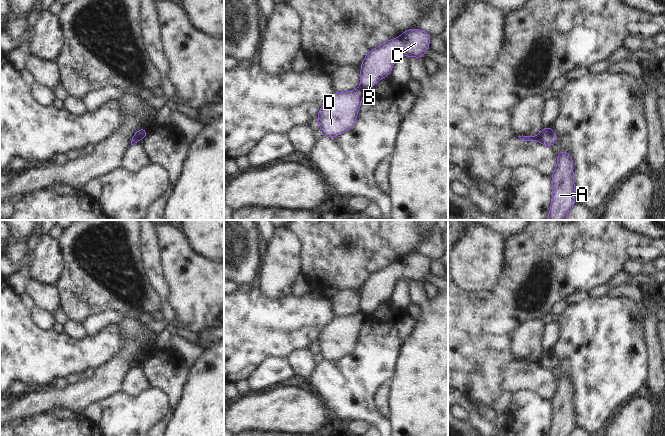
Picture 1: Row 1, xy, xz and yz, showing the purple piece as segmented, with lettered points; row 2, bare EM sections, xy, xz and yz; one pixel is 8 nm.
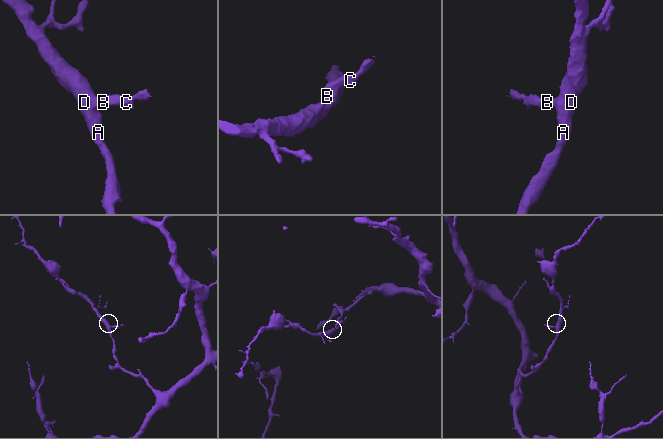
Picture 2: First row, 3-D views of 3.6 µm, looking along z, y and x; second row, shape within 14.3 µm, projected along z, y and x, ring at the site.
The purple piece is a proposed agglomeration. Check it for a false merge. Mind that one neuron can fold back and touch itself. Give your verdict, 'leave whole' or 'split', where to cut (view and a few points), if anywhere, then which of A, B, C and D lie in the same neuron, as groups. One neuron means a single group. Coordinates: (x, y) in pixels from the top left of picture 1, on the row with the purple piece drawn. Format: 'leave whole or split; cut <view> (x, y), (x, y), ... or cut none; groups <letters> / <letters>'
split; cut yz (540, 133), (539, 140); groups A D / B C

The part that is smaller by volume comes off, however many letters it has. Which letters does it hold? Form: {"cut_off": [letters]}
{"cut_off": ["B", "C"]}

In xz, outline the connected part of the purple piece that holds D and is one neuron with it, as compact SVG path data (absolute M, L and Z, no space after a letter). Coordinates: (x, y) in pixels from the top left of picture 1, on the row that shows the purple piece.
M361 88L336 92L324 103L317 115L323 136L333 138L353 127L364 93Z

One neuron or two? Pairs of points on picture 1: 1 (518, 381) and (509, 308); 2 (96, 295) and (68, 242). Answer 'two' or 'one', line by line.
1: one
2: one

